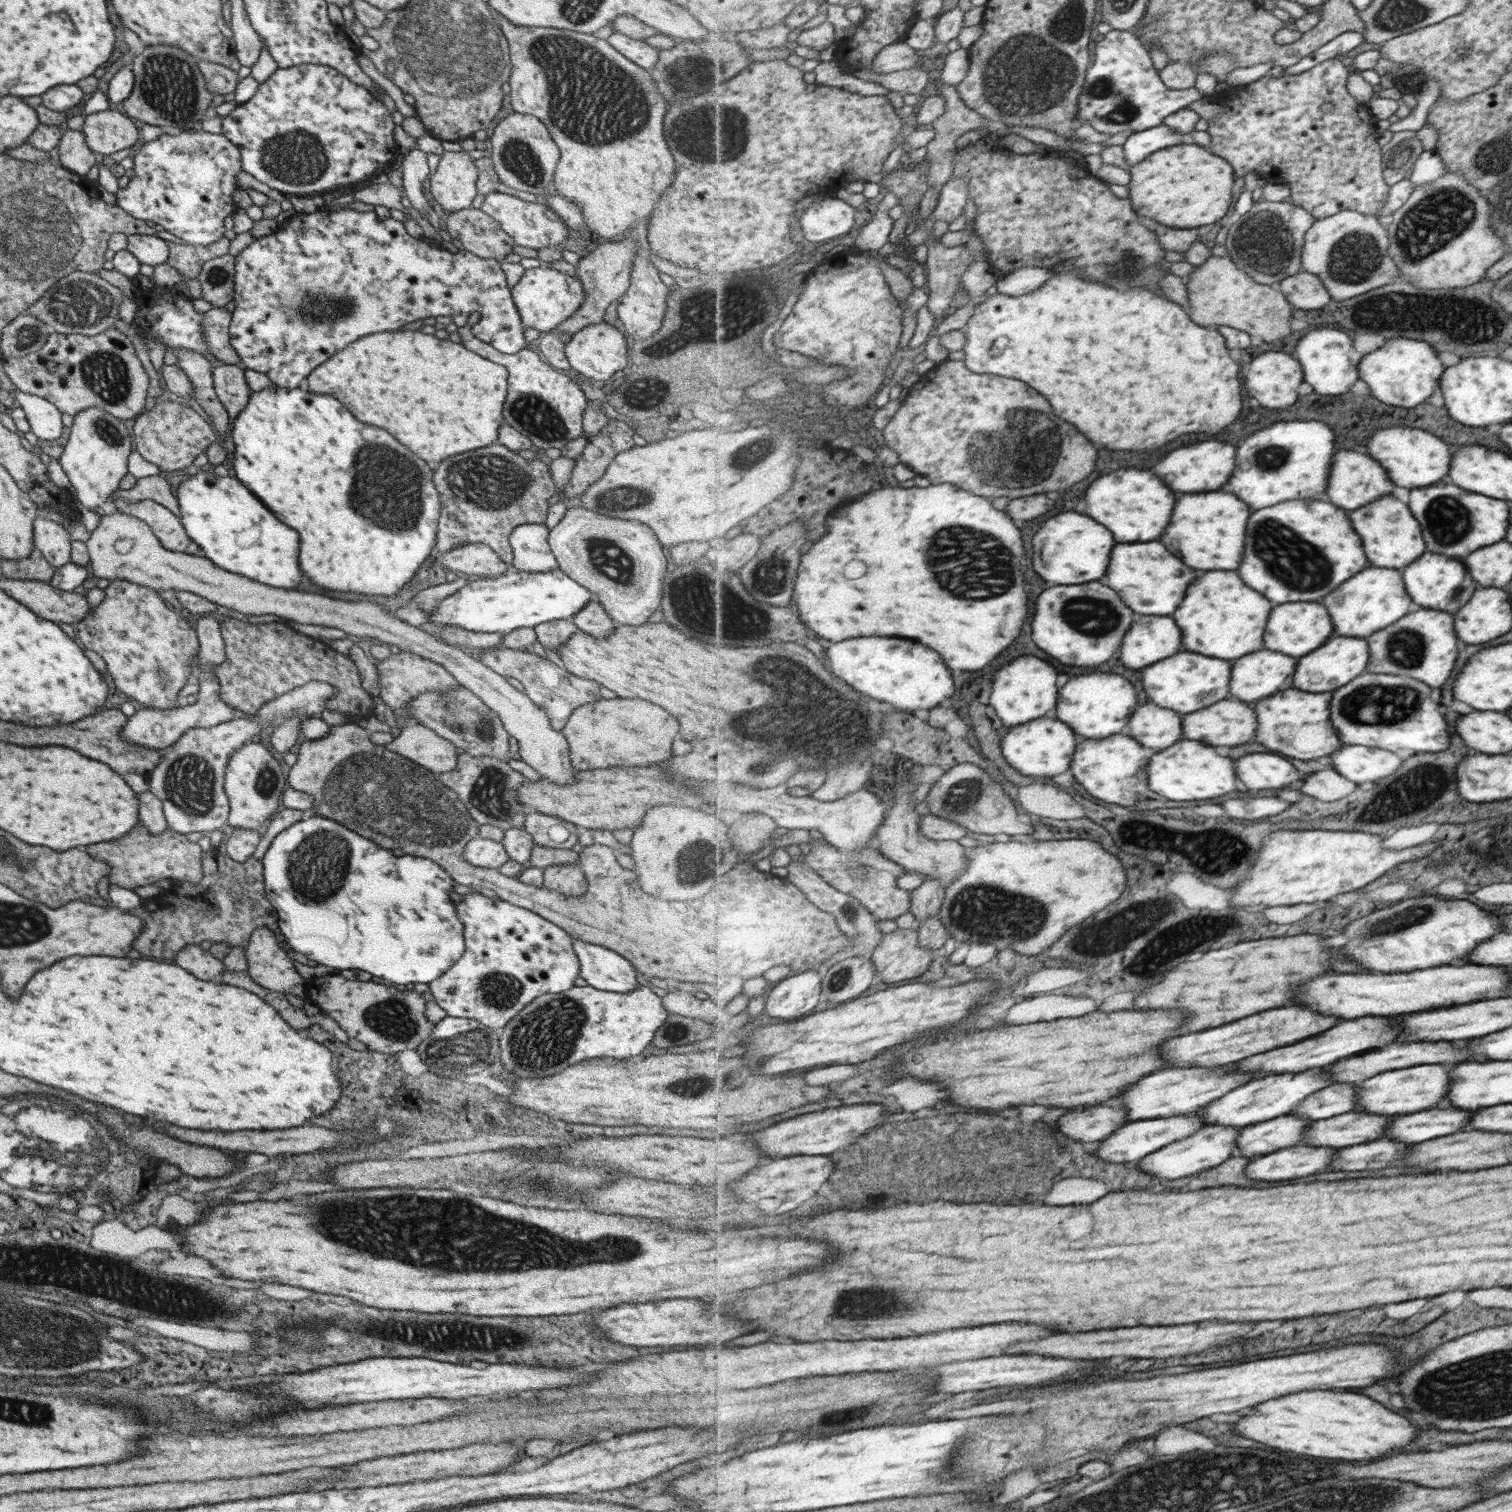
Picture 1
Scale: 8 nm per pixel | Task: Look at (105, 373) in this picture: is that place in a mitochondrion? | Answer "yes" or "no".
yes

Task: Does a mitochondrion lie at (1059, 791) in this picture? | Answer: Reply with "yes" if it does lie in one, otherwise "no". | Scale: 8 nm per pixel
no

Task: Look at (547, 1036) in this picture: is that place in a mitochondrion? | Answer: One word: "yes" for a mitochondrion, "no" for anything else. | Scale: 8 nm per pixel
yes

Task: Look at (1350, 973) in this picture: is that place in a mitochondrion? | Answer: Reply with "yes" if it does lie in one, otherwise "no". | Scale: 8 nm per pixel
no

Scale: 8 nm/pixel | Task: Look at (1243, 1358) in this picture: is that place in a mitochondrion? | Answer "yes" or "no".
no

